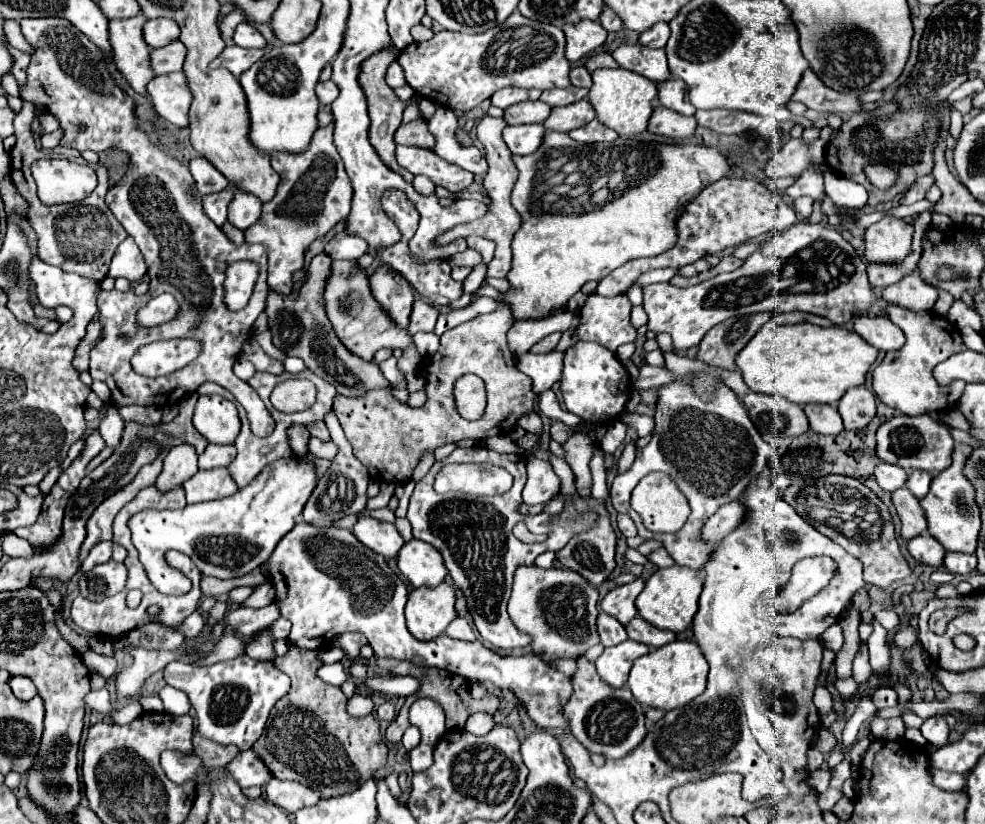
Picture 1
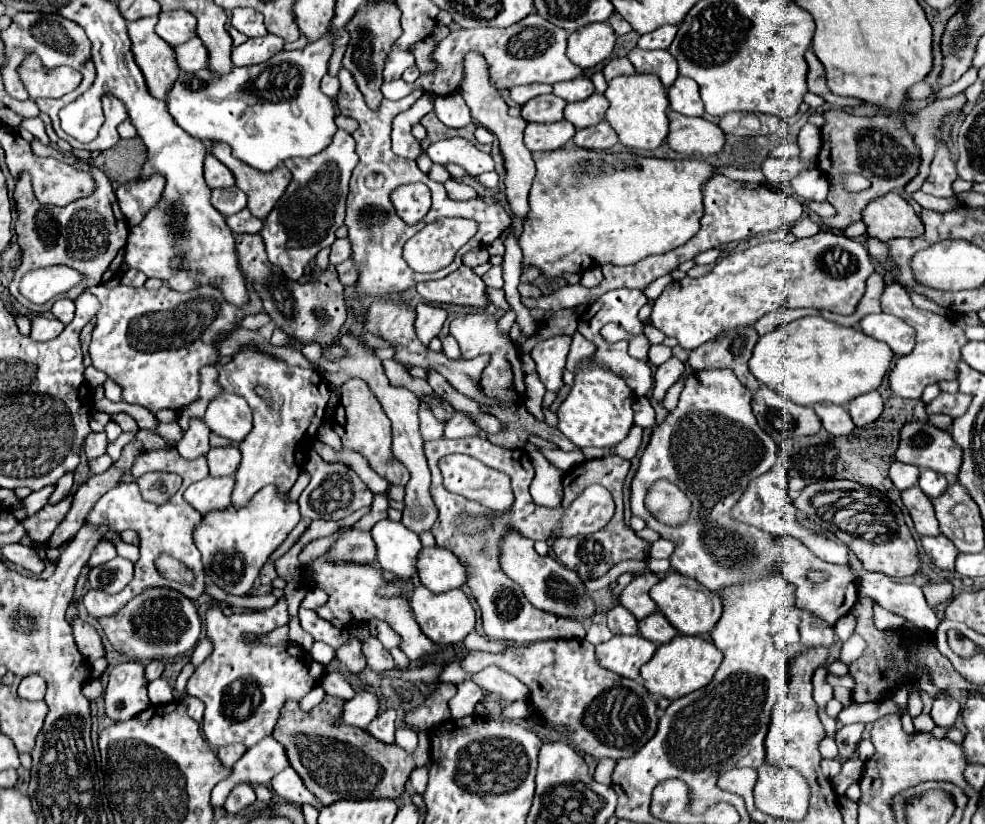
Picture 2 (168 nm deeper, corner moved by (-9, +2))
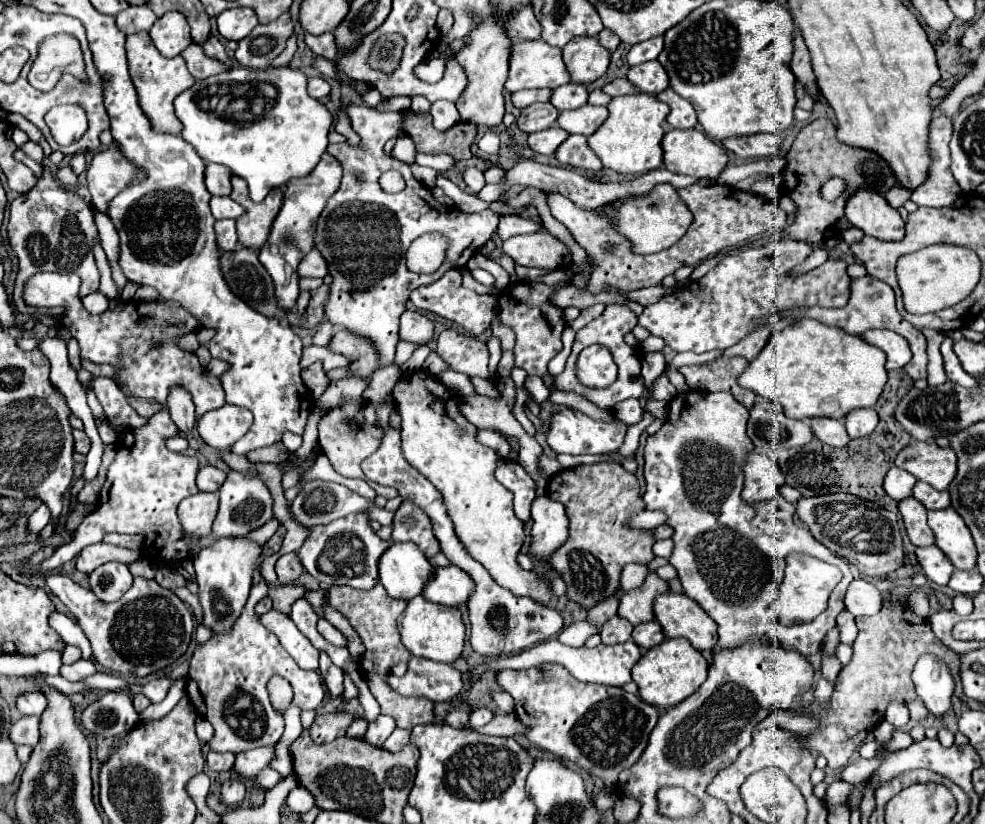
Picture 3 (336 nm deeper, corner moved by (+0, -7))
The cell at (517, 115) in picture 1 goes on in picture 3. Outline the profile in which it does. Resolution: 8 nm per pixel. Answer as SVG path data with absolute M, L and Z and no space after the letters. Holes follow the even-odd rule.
M532 104L520 112L516 124L522 132L530 134L530 132L552 128L556 124L556 118L558 118L558 110L552 104Z

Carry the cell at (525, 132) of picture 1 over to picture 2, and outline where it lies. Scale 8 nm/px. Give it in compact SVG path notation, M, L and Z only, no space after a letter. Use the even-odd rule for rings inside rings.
M569 121L557 123L527 123L525 145L531 151L553 151L561 149L575 135L575 127Z

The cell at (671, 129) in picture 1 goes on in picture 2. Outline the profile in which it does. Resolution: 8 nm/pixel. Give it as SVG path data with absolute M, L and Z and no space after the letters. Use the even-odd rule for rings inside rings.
M669 111L669 121L671 131L667 143L673 151L703 159L721 153L725 145L725 133L719 125L703 117L687 117L675 111Z

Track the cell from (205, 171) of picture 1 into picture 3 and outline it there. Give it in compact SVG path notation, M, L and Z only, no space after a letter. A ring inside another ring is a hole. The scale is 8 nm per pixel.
M206 164L206 188L210 194L214 196L228 196L232 186L230 186L230 176L232 172L226 166L214 166L214 164Z

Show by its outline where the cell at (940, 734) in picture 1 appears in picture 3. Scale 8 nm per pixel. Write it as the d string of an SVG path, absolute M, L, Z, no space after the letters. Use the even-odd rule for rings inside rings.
M922 656L912 672L912 682L916 686L916 694L922 698L924 706L934 718L944 718L950 712L954 678L942 660Z

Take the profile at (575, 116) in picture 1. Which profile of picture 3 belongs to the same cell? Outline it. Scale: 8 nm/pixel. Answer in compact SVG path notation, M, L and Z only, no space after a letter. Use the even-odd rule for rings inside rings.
M582 106L570 112L560 112L558 116L558 126L564 128L570 134L584 134L590 136L594 134L602 122L608 118L608 110L606 108L598 108L598 106Z

